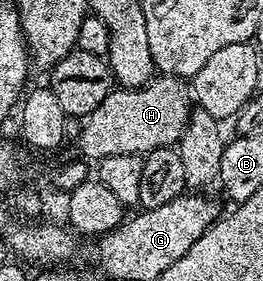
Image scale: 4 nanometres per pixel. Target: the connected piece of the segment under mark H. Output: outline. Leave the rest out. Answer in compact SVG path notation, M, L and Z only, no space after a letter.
M157 74L143 88L114 87L98 108L81 120L80 155L100 162L112 156L141 156L156 148L176 145L190 111L191 92L184 79Z

